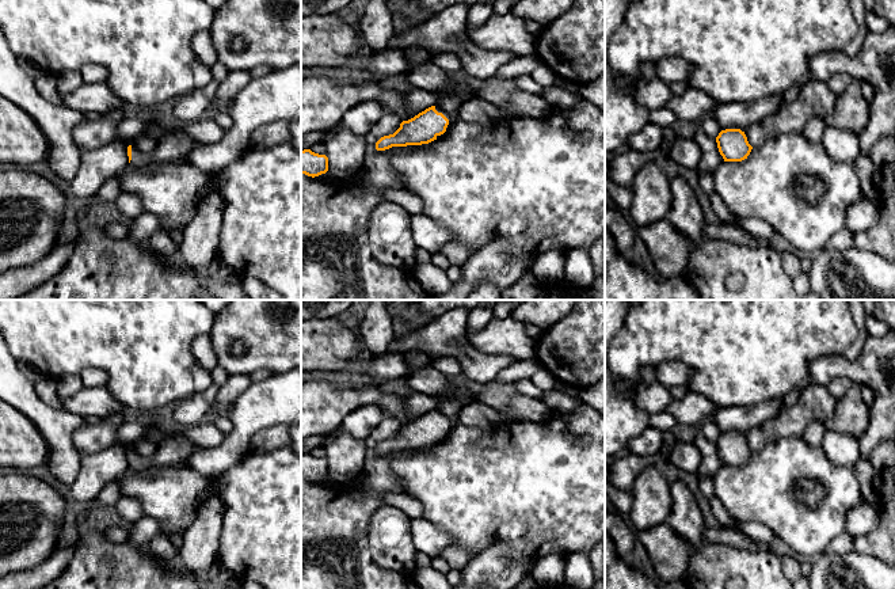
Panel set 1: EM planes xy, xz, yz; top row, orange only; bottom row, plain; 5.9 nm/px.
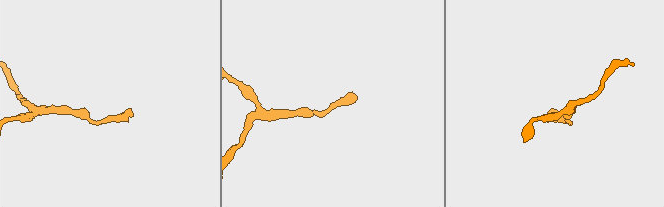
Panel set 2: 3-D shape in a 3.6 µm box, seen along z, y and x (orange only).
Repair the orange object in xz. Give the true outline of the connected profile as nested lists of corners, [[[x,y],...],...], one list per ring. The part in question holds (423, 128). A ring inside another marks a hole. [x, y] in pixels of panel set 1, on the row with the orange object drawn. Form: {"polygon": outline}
{"polygon": [[[431,106],[414,118],[403,121],[393,134],[381,137],[376,142],[376,149],[385,151],[392,147],[429,144],[443,134],[448,125],[449,119],[438,113],[435,106]]]}

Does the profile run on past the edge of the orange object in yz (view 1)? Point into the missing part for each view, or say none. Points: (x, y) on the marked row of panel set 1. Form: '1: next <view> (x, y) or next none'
1: next none

